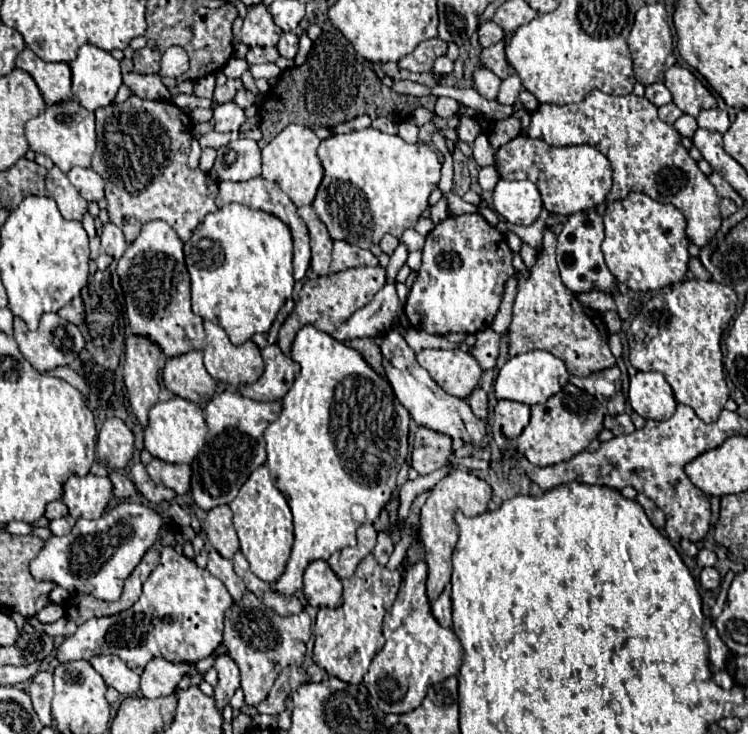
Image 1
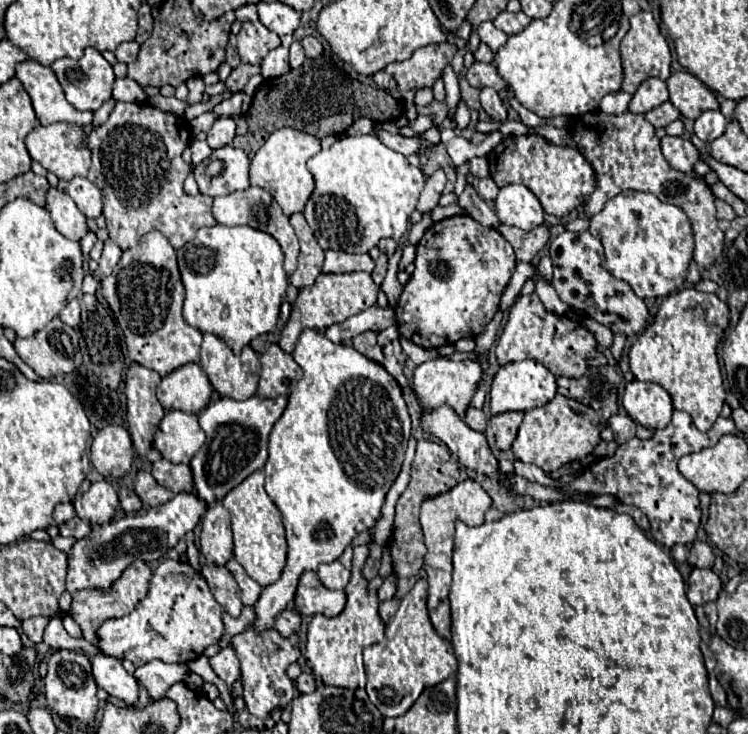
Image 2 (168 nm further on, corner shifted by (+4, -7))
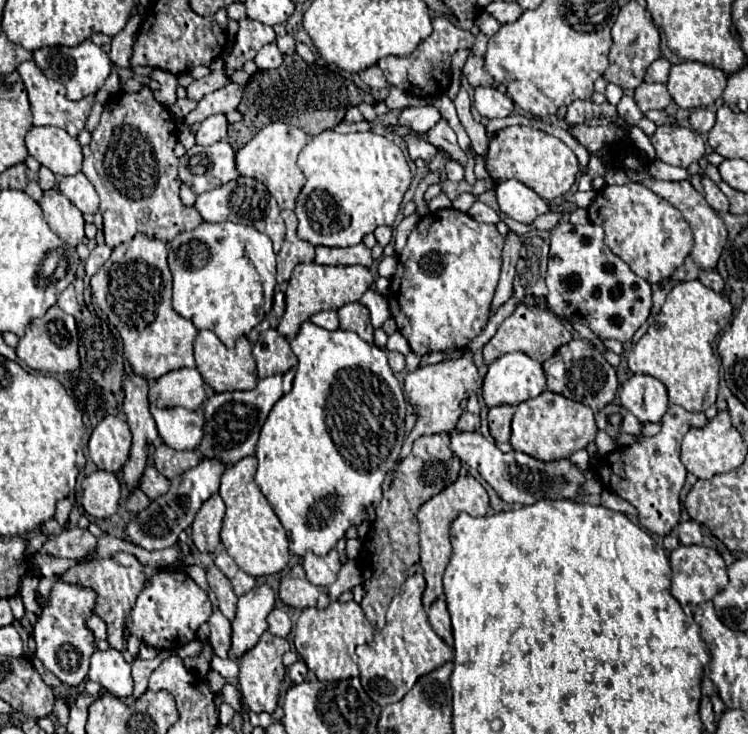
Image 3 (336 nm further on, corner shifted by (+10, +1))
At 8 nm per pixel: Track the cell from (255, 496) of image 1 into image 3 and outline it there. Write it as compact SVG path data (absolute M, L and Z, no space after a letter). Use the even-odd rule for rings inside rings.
M245 457L237 465L225 469L221 477L219 495L227 505L223 529L221 529L221 541L227 553L239 565L239 569L249 573L251 577L267 577L283 571L291 559L291 553L287 549L287 535L283 525L279 523L269 501L253 481L255 469L257 469L257 459Z

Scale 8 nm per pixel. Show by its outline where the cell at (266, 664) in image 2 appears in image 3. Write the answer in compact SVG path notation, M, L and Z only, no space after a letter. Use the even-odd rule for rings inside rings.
M265 631L259 639L259 643L245 651L241 657L239 657L239 691L241 691L241 697L243 697L243 703L255 711L255 713L273 713L275 707L277 707L277 701L279 701L279 693L283 689L283 679L285 679L285 667L281 663L281 657L285 651L289 651L289 641L287 639L281 639L281 637L275 637L271 635L269 631Z

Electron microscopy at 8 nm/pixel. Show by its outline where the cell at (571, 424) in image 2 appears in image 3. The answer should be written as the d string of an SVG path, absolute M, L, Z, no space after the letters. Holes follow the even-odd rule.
M543 391L539 397L527 399L515 407L513 415L513 433L511 445L515 451L521 451L539 461L559 461L567 459L573 451L585 449L597 435L597 423L593 409L583 403L571 401L559 393Z

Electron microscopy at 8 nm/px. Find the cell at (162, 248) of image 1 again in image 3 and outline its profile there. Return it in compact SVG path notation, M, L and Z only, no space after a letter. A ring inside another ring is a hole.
M137 233L129 241L129 249L127 243L115 247L109 261L91 277L91 293L119 331L127 361L133 371L147 381L155 381L173 369L195 367L193 341L197 329L171 307L171 283L167 243L147 237L145 233Z

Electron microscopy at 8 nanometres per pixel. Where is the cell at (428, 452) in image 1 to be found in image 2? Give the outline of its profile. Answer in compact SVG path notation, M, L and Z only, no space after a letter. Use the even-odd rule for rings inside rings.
M419 439L417 441L417 453L415 453L415 459L413 459L411 481L397 501L393 533L389 537L389 553L391 553L391 561L393 561L393 573L397 577L397 591L395 591L393 599L383 601L379 605L379 617L385 625L387 625L387 621L391 621L391 617L395 617L403 595L407 595L413 589L415 577L417 577L417 573L419 573L419 569L423 567L423 561L425 561L427 547L423 543L423 531L421 531L421 525L419 525L421 503L429 497L437 497L437 495L453 489L457 483L459 483L459 465L457 465L457 461L451 459L447 445L443 445L439 441L431 441L431 439Z

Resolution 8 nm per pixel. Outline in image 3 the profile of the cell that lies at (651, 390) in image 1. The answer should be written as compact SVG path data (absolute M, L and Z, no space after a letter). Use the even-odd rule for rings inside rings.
M649 375L629 377L619 391L621 405L641 423L659 423L669 407L665 385Z

